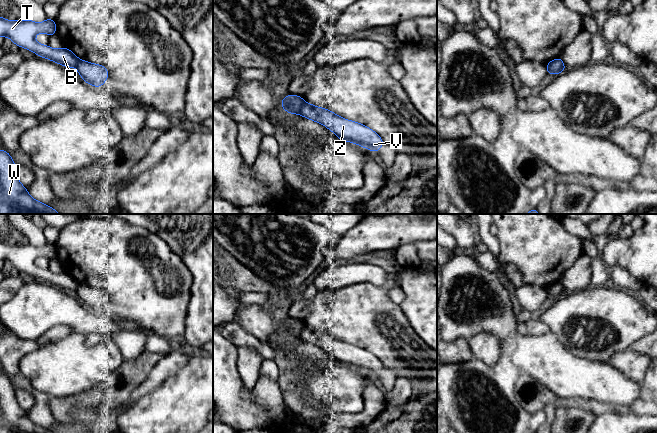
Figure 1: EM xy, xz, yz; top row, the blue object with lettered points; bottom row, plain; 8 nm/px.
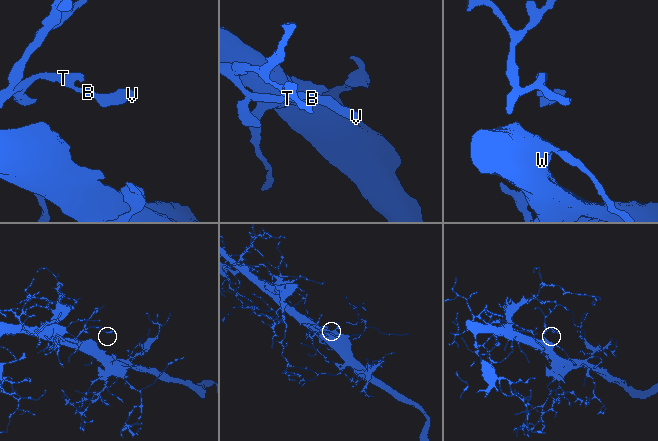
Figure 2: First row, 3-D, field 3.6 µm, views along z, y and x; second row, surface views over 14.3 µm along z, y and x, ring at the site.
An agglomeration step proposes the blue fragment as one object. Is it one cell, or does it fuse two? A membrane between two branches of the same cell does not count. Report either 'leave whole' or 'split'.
split

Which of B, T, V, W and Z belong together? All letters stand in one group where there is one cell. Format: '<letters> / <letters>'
B T W / V Z

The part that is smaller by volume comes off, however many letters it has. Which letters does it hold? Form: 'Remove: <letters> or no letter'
Remove: V, Z

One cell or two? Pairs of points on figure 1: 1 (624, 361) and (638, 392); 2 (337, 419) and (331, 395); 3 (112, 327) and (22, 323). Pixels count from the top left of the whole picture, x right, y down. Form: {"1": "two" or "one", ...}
{"1": "two", "2": "two", "3": "one"}

